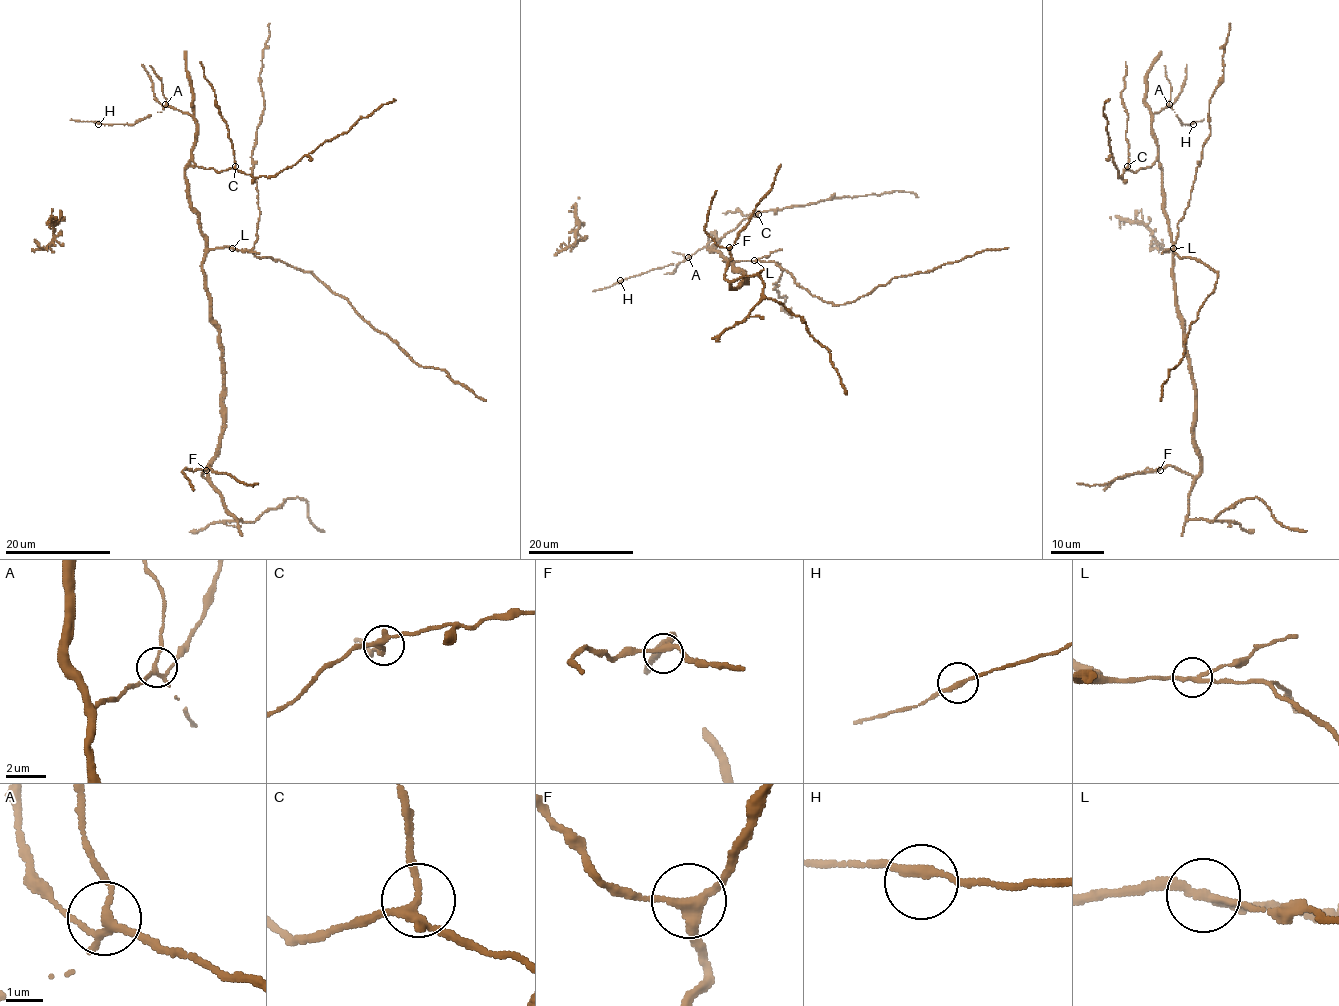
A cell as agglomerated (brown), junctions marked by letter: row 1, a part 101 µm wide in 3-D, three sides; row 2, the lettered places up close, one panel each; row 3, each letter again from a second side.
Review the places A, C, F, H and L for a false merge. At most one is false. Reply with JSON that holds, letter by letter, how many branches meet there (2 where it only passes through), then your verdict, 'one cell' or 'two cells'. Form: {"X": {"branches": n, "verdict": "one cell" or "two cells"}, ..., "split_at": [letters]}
{"A": {"branches": 3, "verdict": "one cell"}, "C": {"branches": 4, "verdict": "one cell"}, "F": {"branches": 3, "verdict": "one cell"}, "H": {"branches": 2, "verdict": "one cell"}, "L": {"branches": 3, "verdict": "two cells"}, "split_at": ["L"]}

